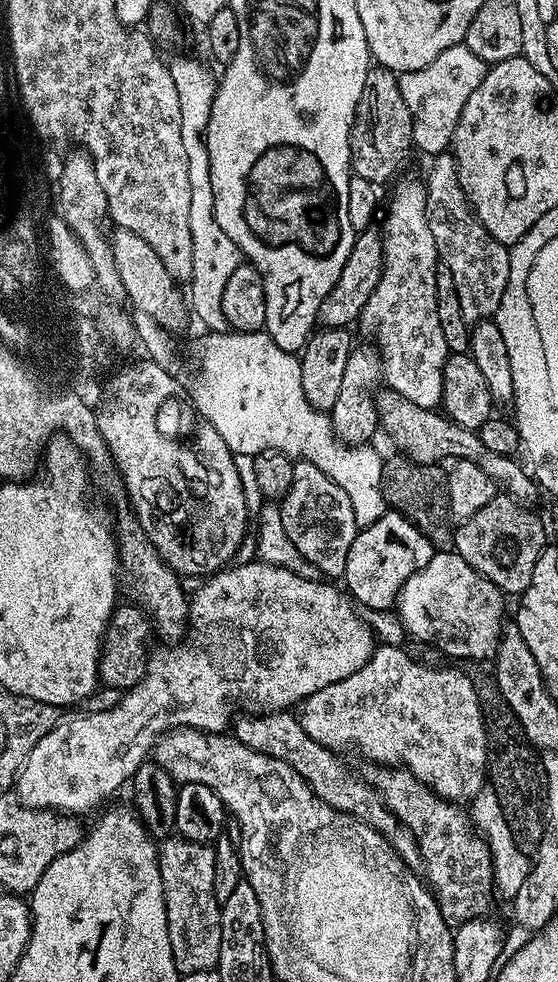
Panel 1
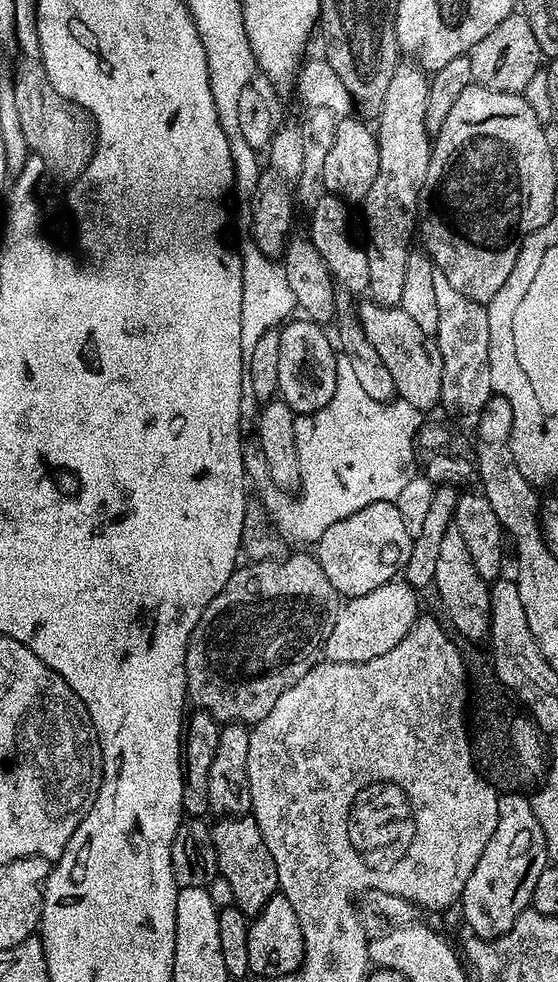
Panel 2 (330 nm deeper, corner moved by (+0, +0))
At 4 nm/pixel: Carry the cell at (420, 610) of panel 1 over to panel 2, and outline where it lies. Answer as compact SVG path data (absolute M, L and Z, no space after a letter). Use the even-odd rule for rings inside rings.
M393 582L383 584L365 596L353 596L348 604L331 621L326 632L326 639L322 644L329 661L354 662L361 664L370 658L378 658L378 654L386 654L386 650L394 650L398 642L416 623L417 589L407 582Z

